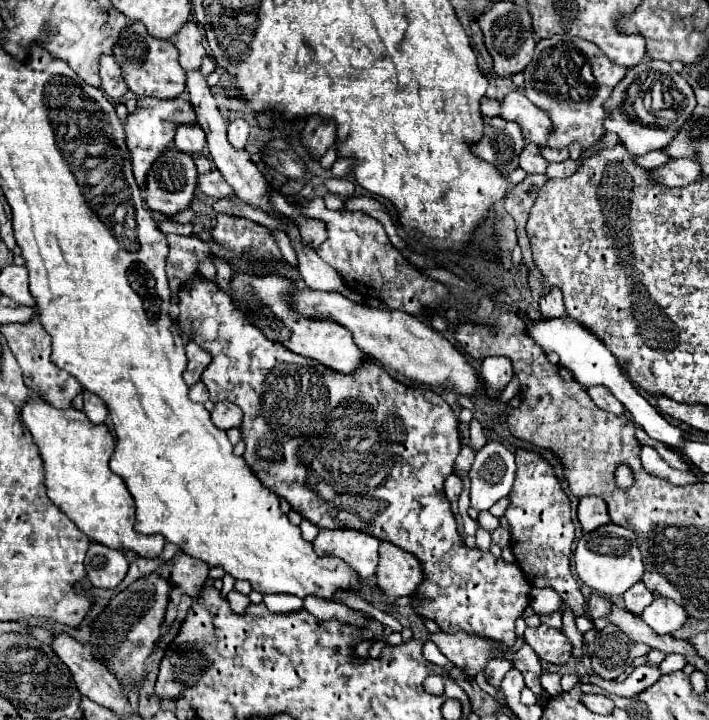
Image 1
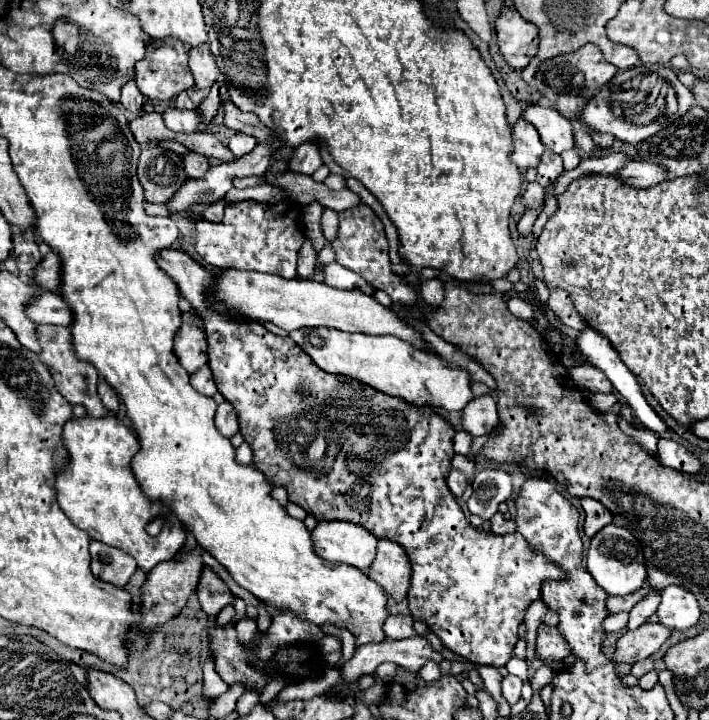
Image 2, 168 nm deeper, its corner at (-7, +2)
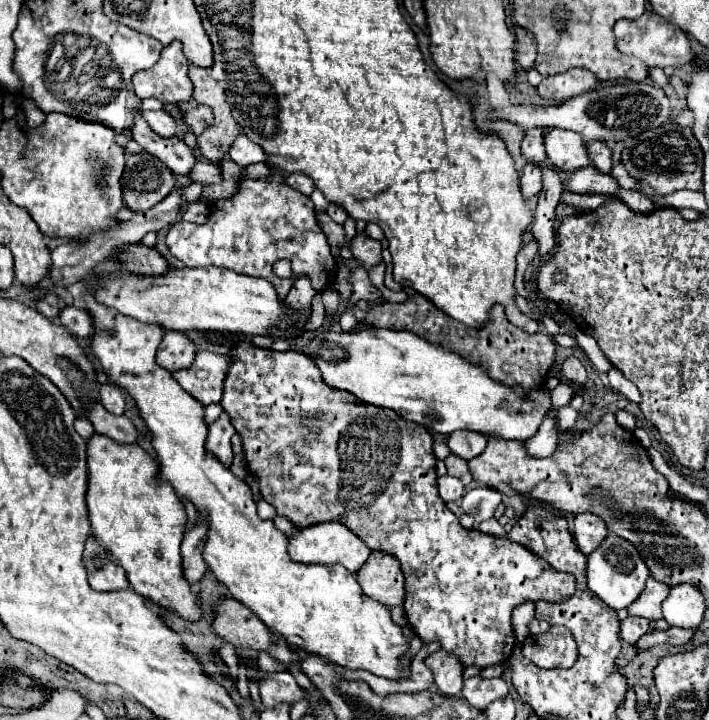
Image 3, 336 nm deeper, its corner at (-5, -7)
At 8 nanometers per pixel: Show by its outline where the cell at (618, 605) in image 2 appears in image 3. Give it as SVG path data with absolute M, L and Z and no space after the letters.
M649 576L643 594L627 608L629 614L631 616L641 616L641 618L647 618L647 620L661 620L663 618L661 602L667 598L669 590L671 590L671 586L667 586L663 582L657 582L655 578Z

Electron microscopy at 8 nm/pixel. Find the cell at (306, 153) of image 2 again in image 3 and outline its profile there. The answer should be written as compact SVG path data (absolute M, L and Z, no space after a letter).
M289 174L289 178L287 178L287 184L291 186L291 188L295 188L295 190L299 190L301 194L305 194L305 196L309 196L311 192L313 192L313 182L311 182L311 178L307 178L305 174Z

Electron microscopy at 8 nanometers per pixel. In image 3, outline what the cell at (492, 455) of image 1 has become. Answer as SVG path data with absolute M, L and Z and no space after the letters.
M473 488L463 496L463 504L461 508L465 510L465 514L475 518L475 524L481 524L483 520L493 518L495 508L501 504L501 494L493 488Z

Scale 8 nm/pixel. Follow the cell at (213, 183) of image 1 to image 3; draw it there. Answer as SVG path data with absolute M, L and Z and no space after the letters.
M135 114L135 126L131 128L131 136L145 152L149 152L155 158L159 158L161 162L165 162L167 168L173 170L173 174L187 174L195 164L195 156L183 140L179 140L175 136L163 138L159 134L155 134L147 126L147 122L143 122L143 118L139 118L139 114Z

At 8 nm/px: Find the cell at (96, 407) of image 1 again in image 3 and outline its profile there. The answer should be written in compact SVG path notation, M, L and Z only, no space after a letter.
M103 384L99 390L101 404L111 412L111 414L123 414L125 412L125 396L123 392L113 386L113 384Z

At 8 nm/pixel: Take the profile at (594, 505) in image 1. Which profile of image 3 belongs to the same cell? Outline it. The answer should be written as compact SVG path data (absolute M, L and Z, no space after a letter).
M589 512L575 516L573 536L583 554L589 556L605 540L607 534L609 534L607 526L603 526L603 520L599 516L589 514Z

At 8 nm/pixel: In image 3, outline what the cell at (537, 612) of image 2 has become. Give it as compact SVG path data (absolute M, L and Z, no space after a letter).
M523 602L513 610L513 632L519 642L523 642L529 636L527 624L533 618L535 618L535 604L533 602Z

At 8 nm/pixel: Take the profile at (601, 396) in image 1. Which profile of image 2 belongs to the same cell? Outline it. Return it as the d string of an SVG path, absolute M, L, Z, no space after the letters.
M577 365L569 371L569 375L577 381L579 387L587 389L589 393L613 393L613 385L609 379L603 377L599 369L589 369L587 365Z

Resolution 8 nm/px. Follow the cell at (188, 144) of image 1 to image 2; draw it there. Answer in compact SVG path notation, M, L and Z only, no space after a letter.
M167 109L163 113L165 125L177 133L195 133L201 125L201 111L197 109Z

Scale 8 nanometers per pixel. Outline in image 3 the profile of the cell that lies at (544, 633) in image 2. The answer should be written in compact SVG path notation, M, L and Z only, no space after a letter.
M551 626L545 634L529 636L521 652L539 668L571 668L577 662L577 644L565 626Z

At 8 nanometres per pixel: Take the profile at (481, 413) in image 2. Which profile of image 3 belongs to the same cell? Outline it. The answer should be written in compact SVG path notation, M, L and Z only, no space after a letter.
M453 432L447 440L449 452L463 458L463 460L471 460L475 456L479 456L485 446L487 446L487 438L483 438L483 434L471 434L471 432Z

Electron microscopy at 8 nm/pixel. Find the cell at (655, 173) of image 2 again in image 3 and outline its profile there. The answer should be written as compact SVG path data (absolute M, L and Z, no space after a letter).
M589 166L587 170L575 170L563 182L563 190L575 194L613 194L619 186L611 174L603 174L595 166Z

